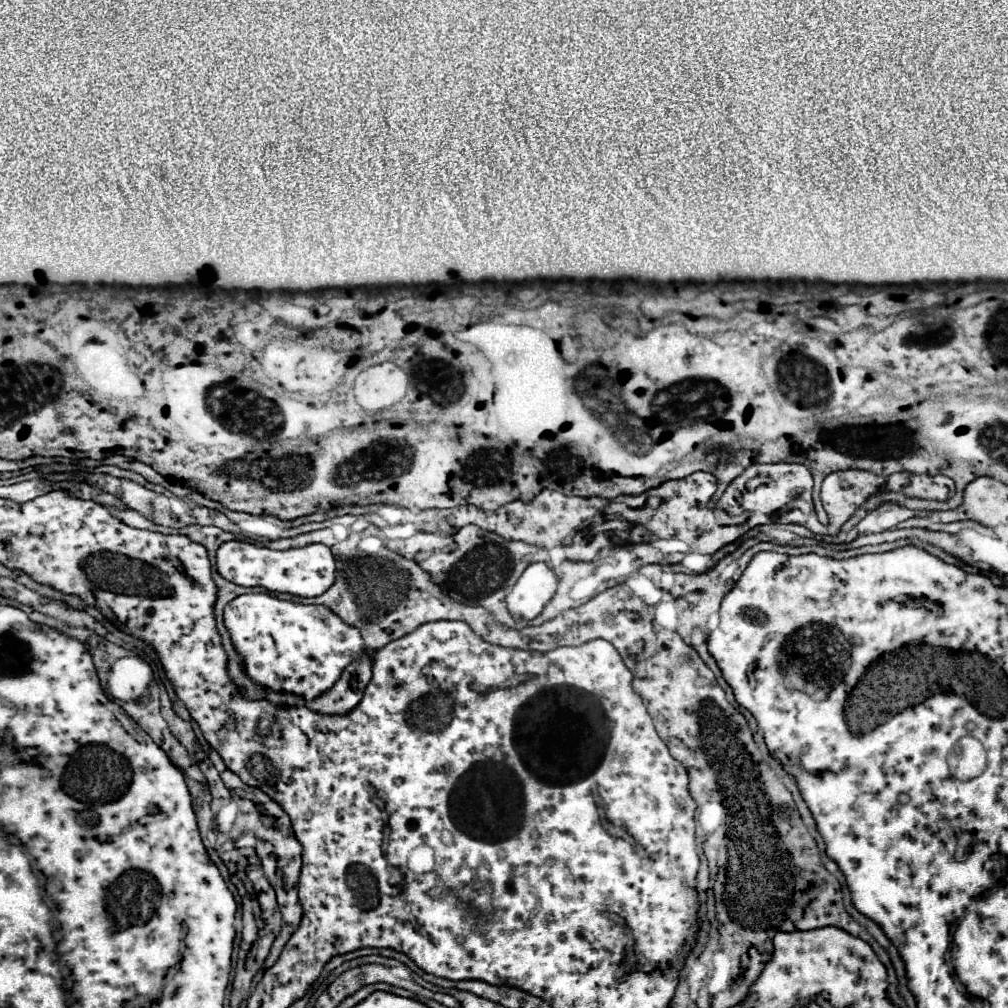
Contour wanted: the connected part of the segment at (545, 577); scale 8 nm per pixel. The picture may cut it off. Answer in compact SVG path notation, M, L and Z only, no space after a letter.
M543 562L531 564L521 574L513 590L507 594L505 598L507 610L515 622L519 620L529 622L535 616L539 616L545 604L553 598L555 590L557 590L557 578L553 570Z

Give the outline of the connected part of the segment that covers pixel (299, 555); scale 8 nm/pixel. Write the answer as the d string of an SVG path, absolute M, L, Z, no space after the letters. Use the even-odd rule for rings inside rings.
M225 542L217 550L217 572L239 586L261 586L269 592L289 592L303 598L321 596L335 584L335 558L323 544L293 550L269 550L249 542ZM289 576L289 582L287 582Z

